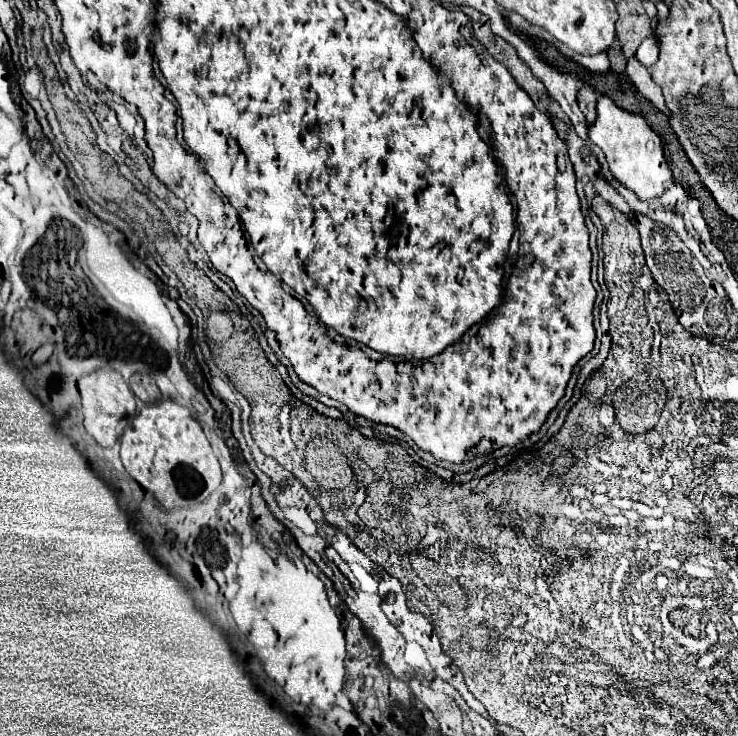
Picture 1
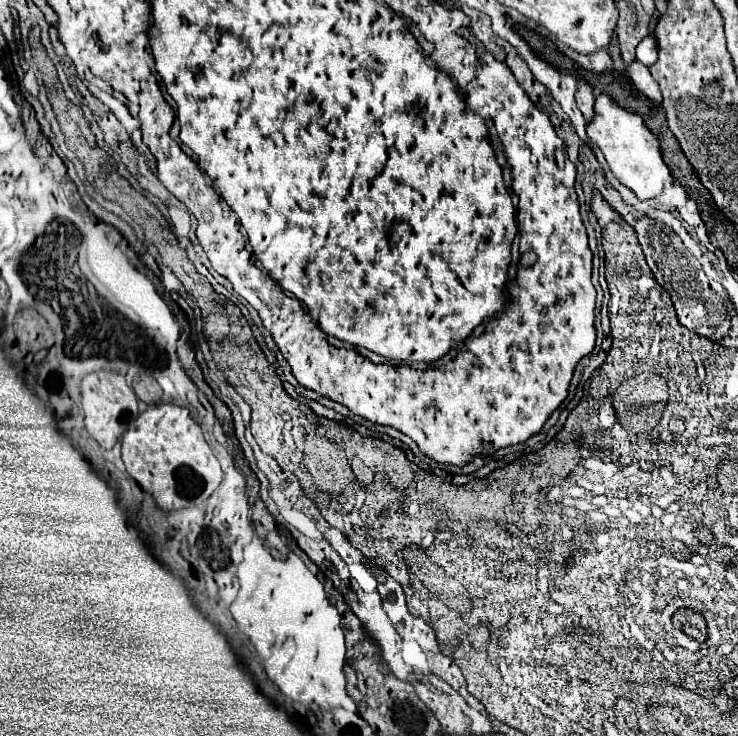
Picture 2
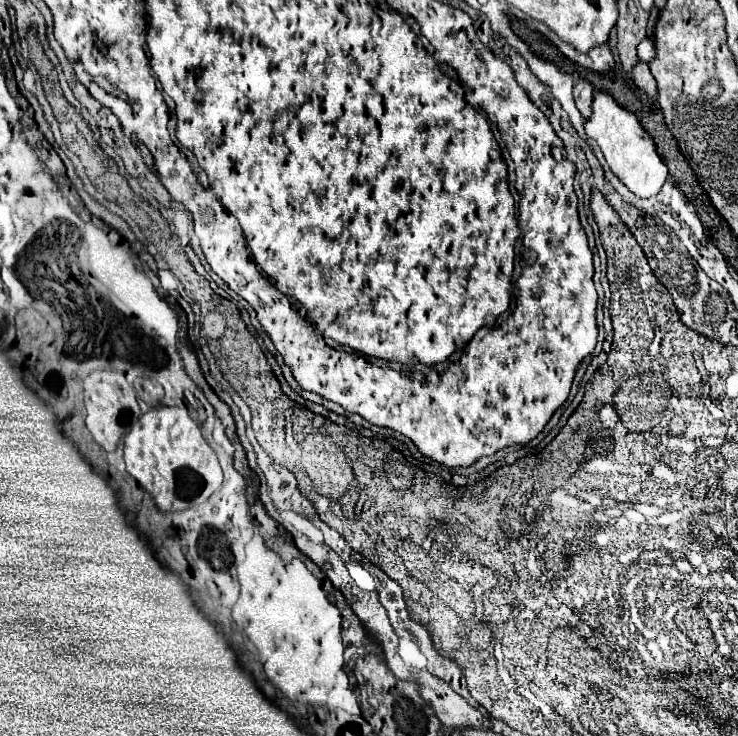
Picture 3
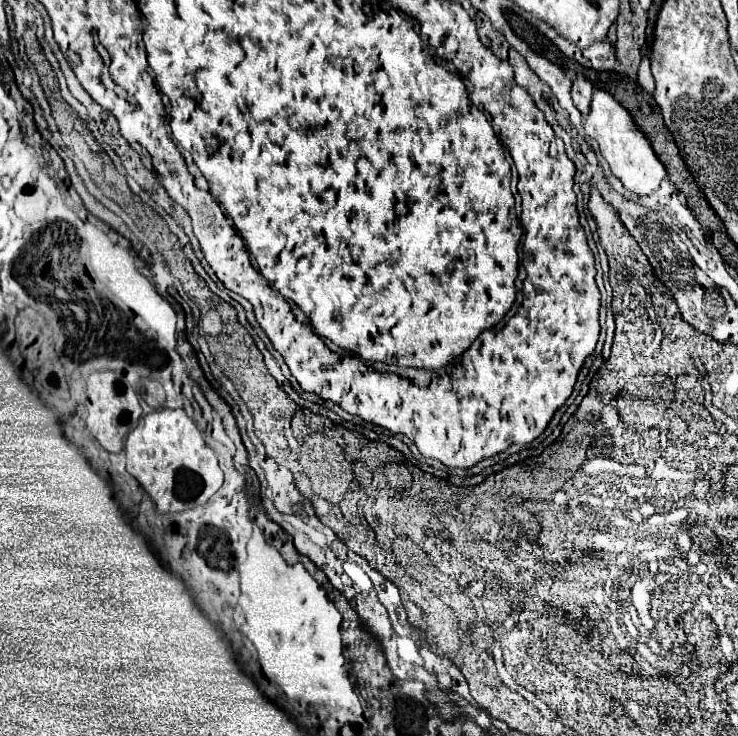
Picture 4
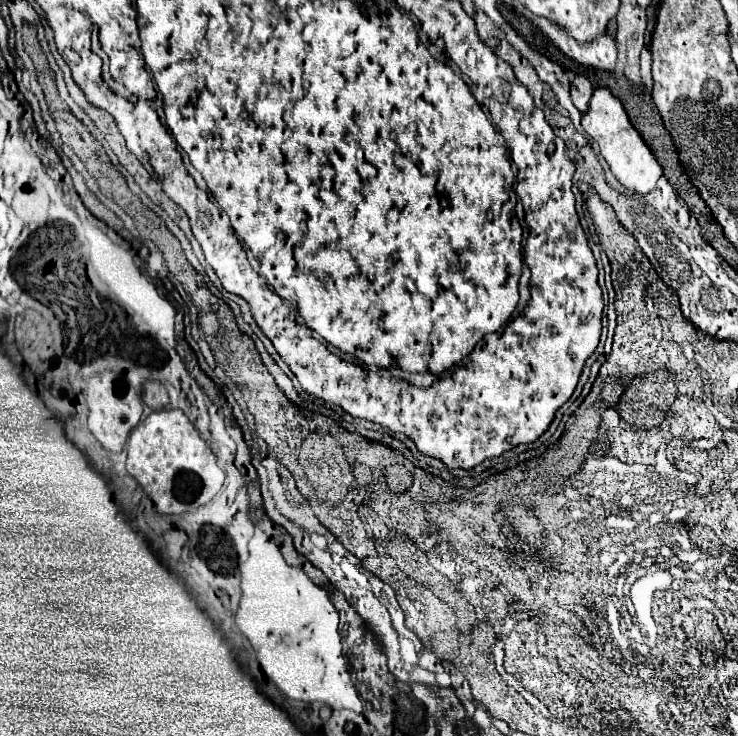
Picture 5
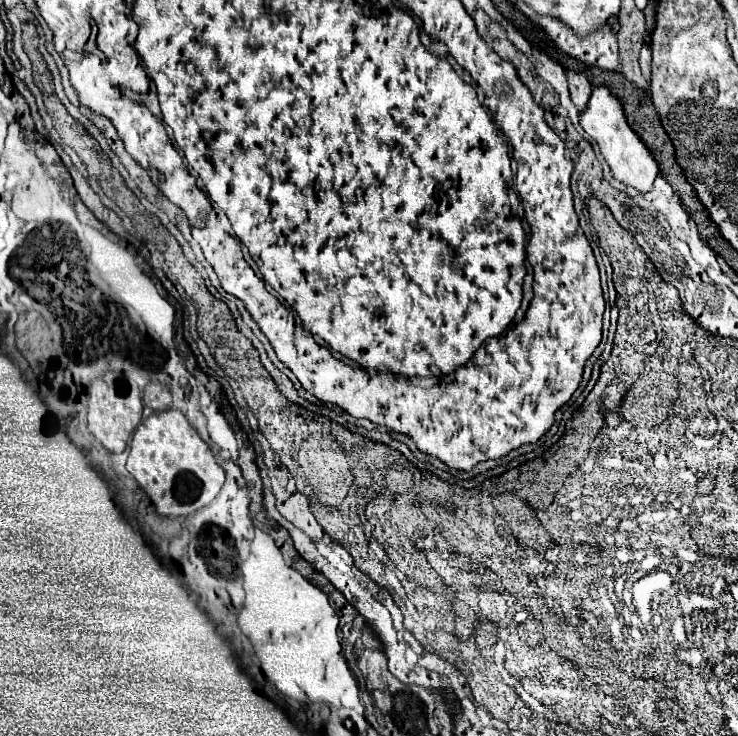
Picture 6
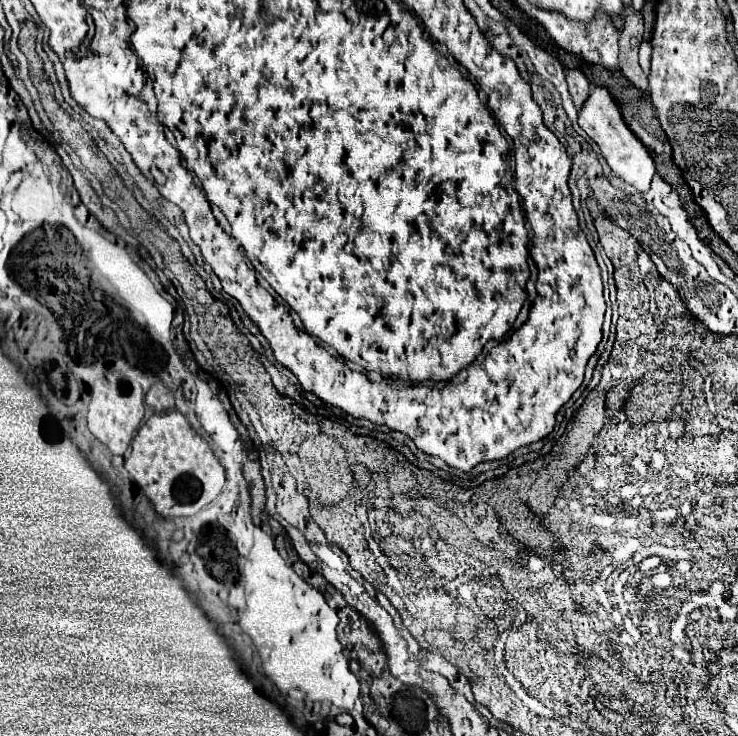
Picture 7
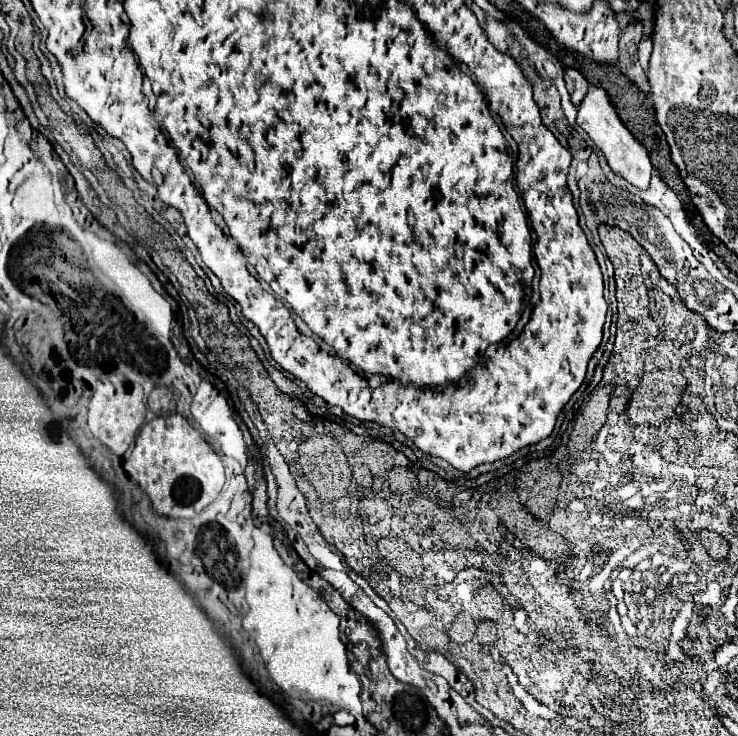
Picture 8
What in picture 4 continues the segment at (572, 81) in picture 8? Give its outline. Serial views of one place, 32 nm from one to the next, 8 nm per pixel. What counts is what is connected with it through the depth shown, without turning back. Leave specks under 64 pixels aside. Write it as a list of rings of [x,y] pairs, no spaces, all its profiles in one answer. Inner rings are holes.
[[[578,76],[572,84],[572,100],[574,100],[574,106],[582,112],[582,116],[588,116],[588,112],[590,112],[592,90],[594,90],[592,84],[582,76]]]

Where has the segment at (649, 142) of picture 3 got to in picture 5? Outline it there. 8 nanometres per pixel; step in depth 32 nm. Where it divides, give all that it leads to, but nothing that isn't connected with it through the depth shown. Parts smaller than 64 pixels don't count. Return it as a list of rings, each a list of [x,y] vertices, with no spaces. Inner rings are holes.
[[[596,88],[594,90],[590,104],[588,104],[588,112],[582,114],[582,128],[586,130],[586,134],[590,138],[594,138],[598,142],[602,158],[608,162],[612,174],[626,188],[632,188],[638,194],[648,194],[654,190],[656,180],[662,176],[662,166],[656,162],[654,154],[650,152],[650,148],[646,146],[642,136],[632,128],[628,114],[624,112],[620,100],[616,100],[608,92],[608,88]]]

